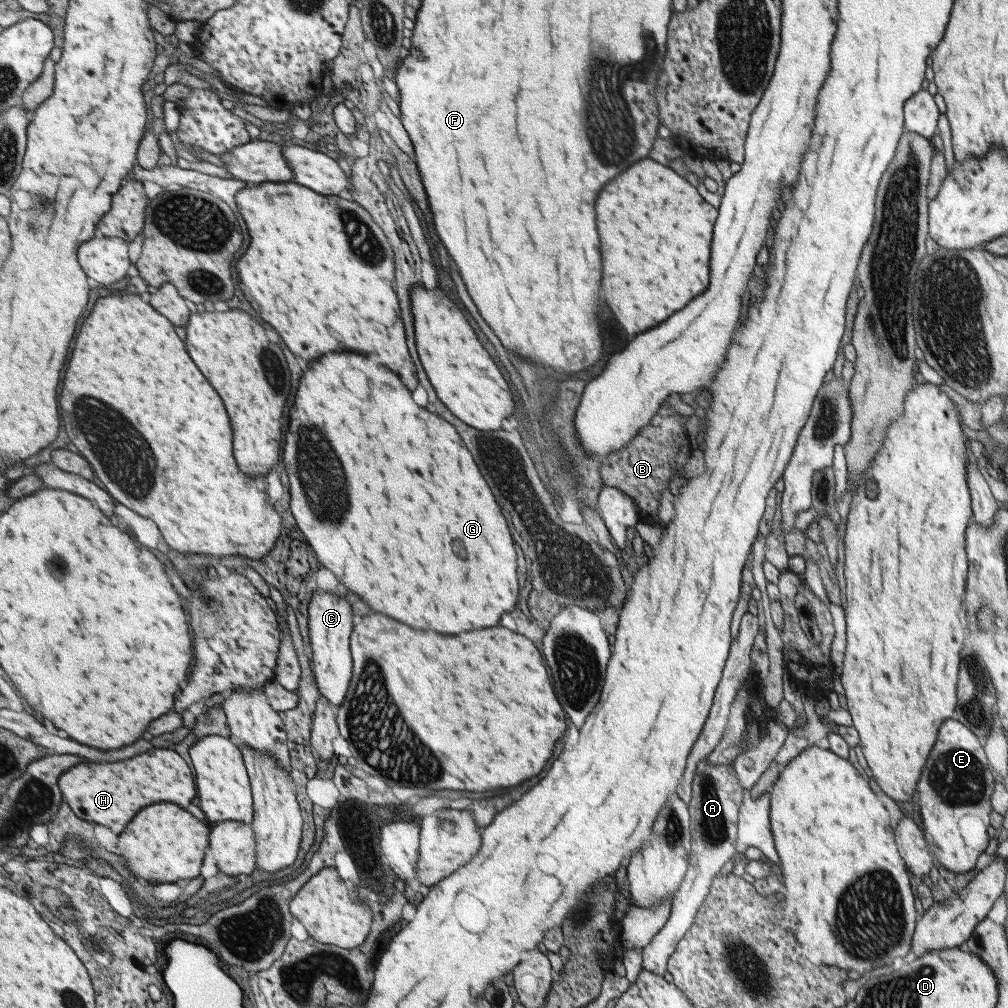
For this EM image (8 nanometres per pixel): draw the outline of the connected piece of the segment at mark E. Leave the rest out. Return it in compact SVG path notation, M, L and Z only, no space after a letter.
M947 718L939 728L933 748L914 794L913 806L918 810L922 838L933 854L937 867L962 873L973 869L977 856L987 846L987 814L989 796L996 782L983 743L966 725Z

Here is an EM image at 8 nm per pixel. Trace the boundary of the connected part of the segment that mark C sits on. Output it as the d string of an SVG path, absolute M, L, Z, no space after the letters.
M315 592L309 607L309 643L312 648L311 670L322 697L331 704L343 704L353 678L352 636L357 617L351 604L335 592Z

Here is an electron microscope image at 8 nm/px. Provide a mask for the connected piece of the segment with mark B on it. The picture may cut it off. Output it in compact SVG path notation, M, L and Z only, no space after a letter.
M673 407L661 408L661 412L657 412L657 420L653 420L653 424L649 424L637 440L600 459L599 472L603 485L627 493L637 505L640 520L645 523L656 524L655 510L661 490L665 490L669 476L673 476L671 472L682 472L683 465L688 461L690 448L687 446L686 420L687 416L681 416Z

